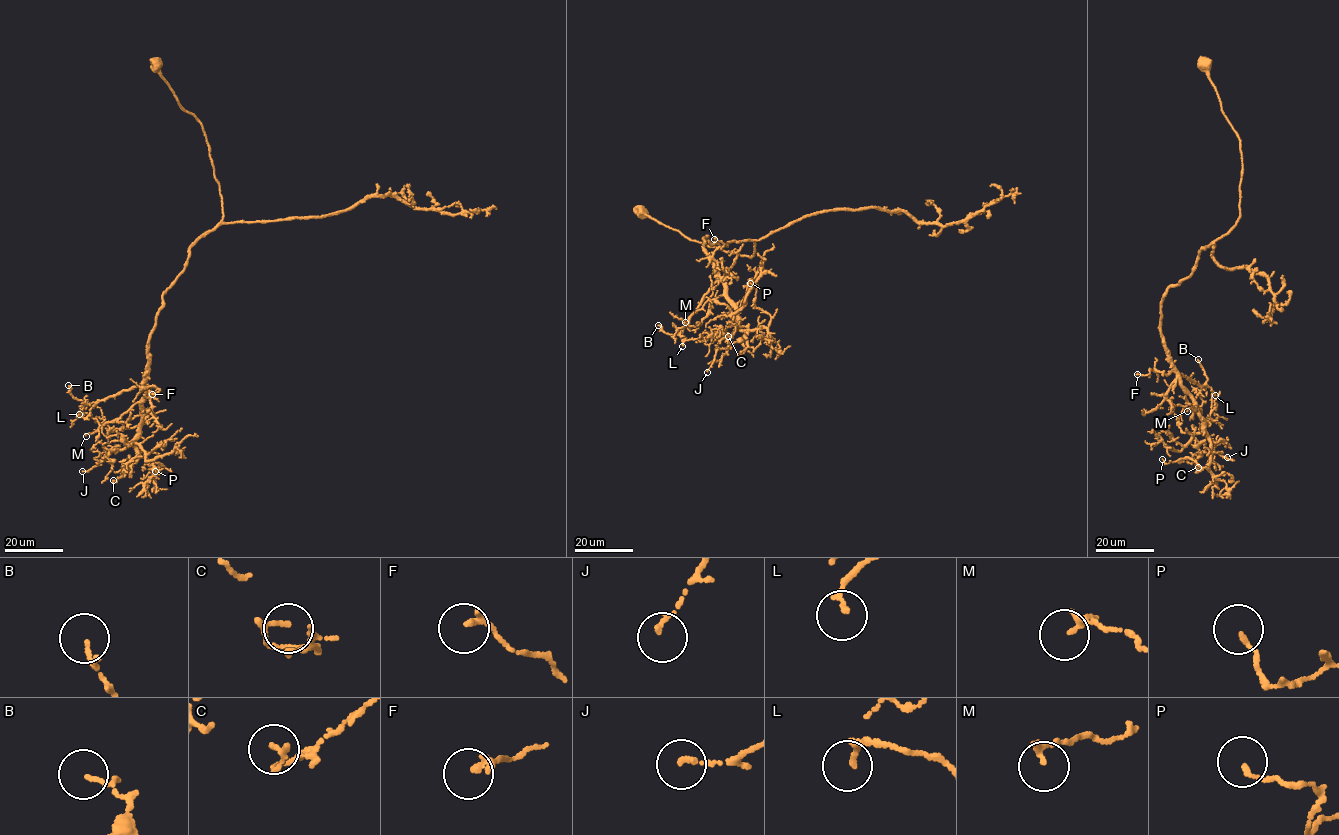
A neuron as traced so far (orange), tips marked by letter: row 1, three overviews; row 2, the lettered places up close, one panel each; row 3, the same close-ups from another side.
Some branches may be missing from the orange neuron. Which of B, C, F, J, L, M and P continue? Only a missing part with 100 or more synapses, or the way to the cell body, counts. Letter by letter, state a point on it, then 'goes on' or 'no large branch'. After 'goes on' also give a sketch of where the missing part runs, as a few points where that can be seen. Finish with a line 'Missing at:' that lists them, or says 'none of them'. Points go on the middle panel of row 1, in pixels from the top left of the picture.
B: at (658, 325); no large branch
C: at (728, 336); no large branch
F: at (714, 239); no large branch
J: at (707, 372); no large branch
L: at (682, 346); no large branch
M: at (685, 322); no large branch
P: at (750, 283); no large branch
Missing at: none of them

